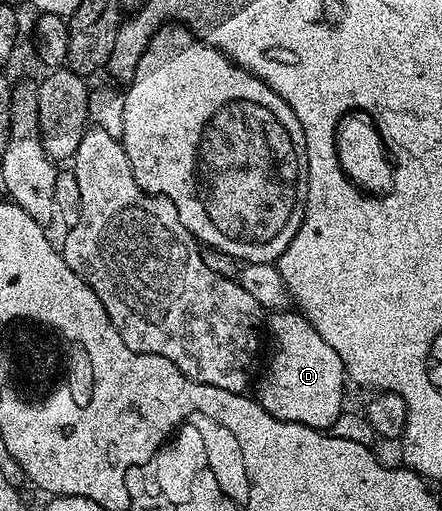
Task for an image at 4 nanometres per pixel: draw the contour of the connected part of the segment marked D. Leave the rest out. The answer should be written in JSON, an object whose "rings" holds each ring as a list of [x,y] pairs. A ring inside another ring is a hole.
{"rings":[[[296,309],[271,312],[266,319],[266,335],[272,338],[272,356],[260,379],[258,402],[262,409],[282,421],[317,429],[331,428],[328,426],[344,407],[346,376],[338,353],[322,341],[318,329]]]}

